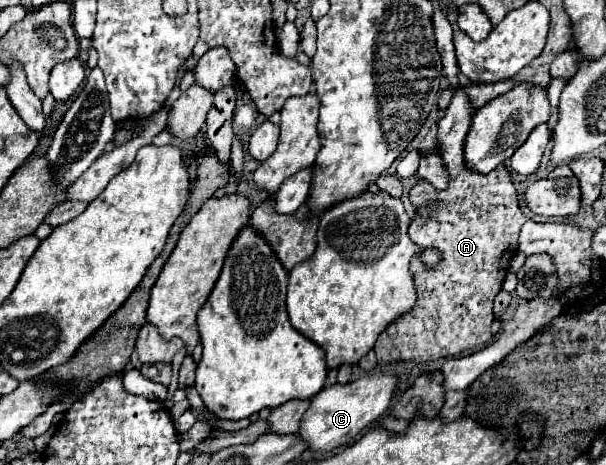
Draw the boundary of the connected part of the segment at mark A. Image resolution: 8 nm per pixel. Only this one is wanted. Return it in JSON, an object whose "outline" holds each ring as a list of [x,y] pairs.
{"outline":[[[459,88],[445,112],[445,118],[439,120],[437,132],[439,156],[447,168],[449,186],[437,190],[431,182],[421,180],[409,192],[415,212],[421,206],[429,208],[427,216],[413,216],[409,238],[419,246],[419,250],[437,250],[441,260],[435,268],[427,268],[417,254],[411,258],[411,272],[419,292],[417,304],[411,314],[401,316],[379,336],[375,344],[379,364],[403,362],[407,368],[413,368],[415,364],[477,350],[493,338],[489,330],[495,320],[493,298],[501,290],[507,264],[517,252],[519,230],[527,216],[519,208],[517,190],[503,164],[489,174],[477,174],[465,166],[463,140],[471,126],[471,116],[473,108],[469,106],[465,92]]]}

